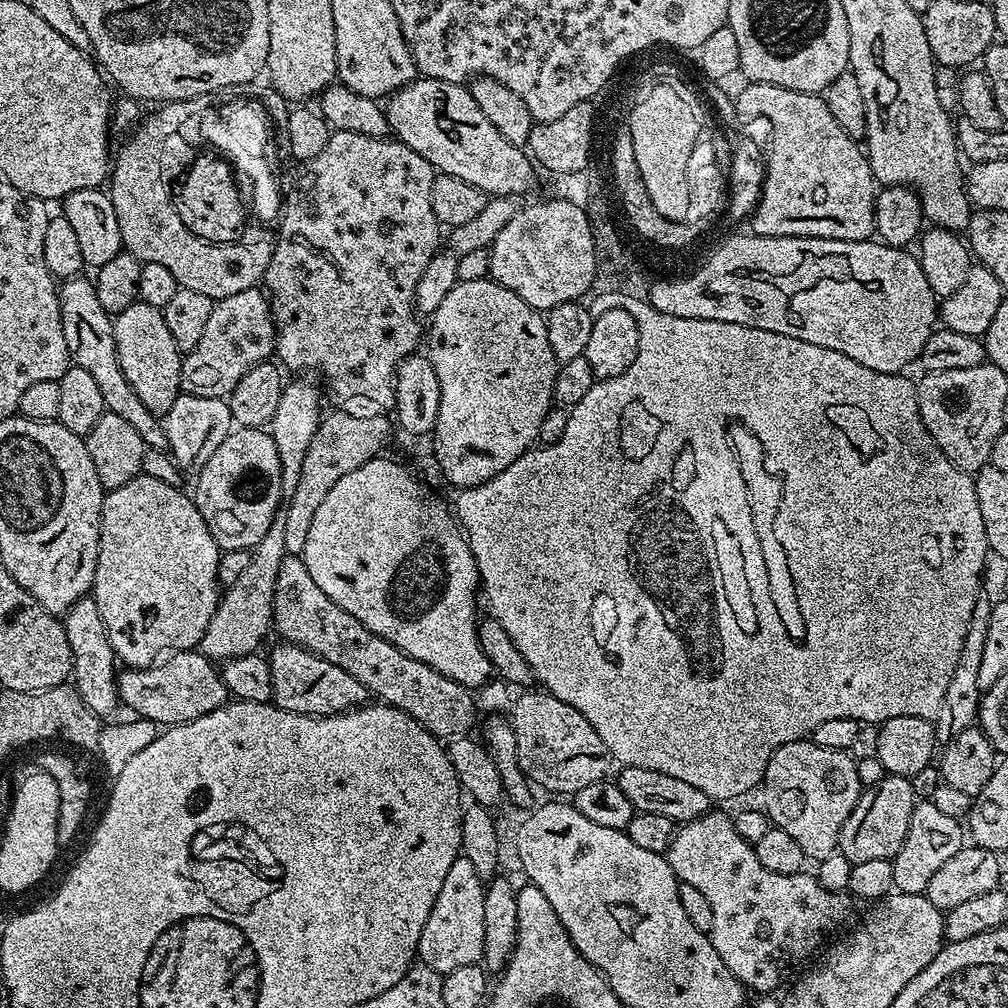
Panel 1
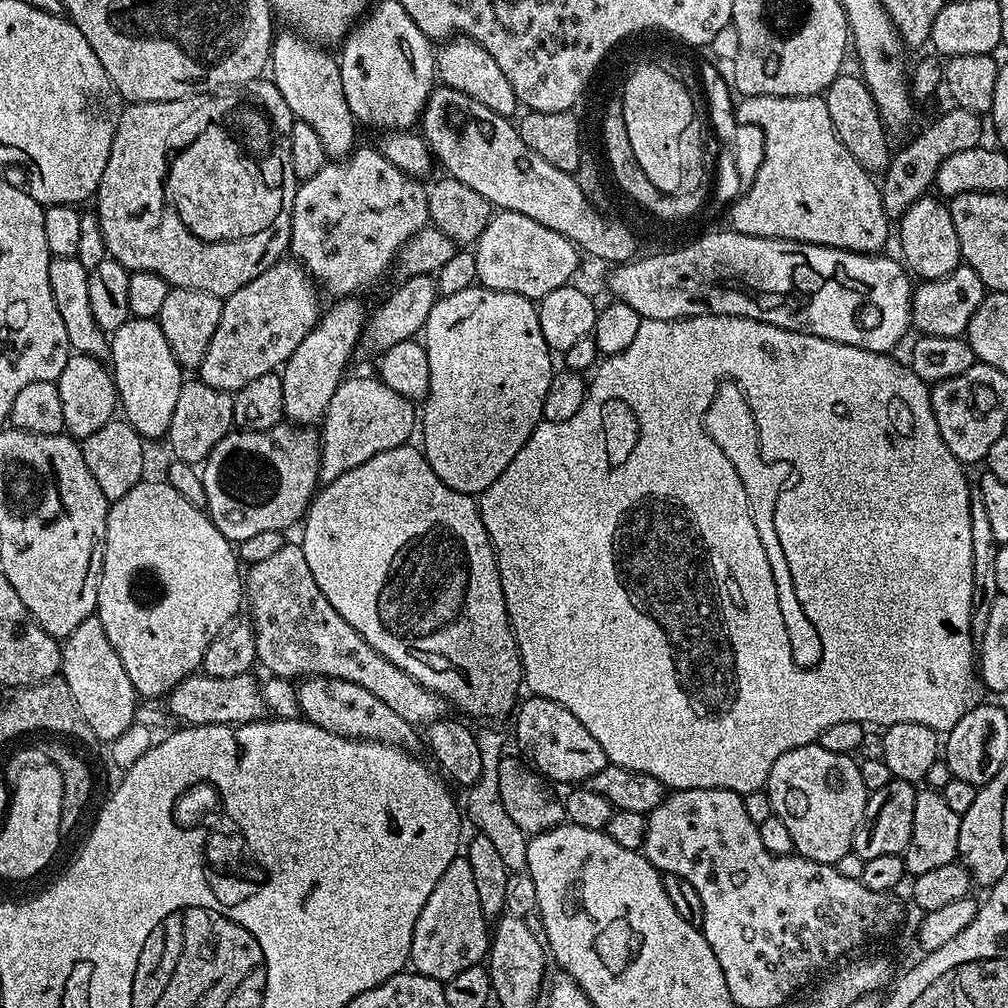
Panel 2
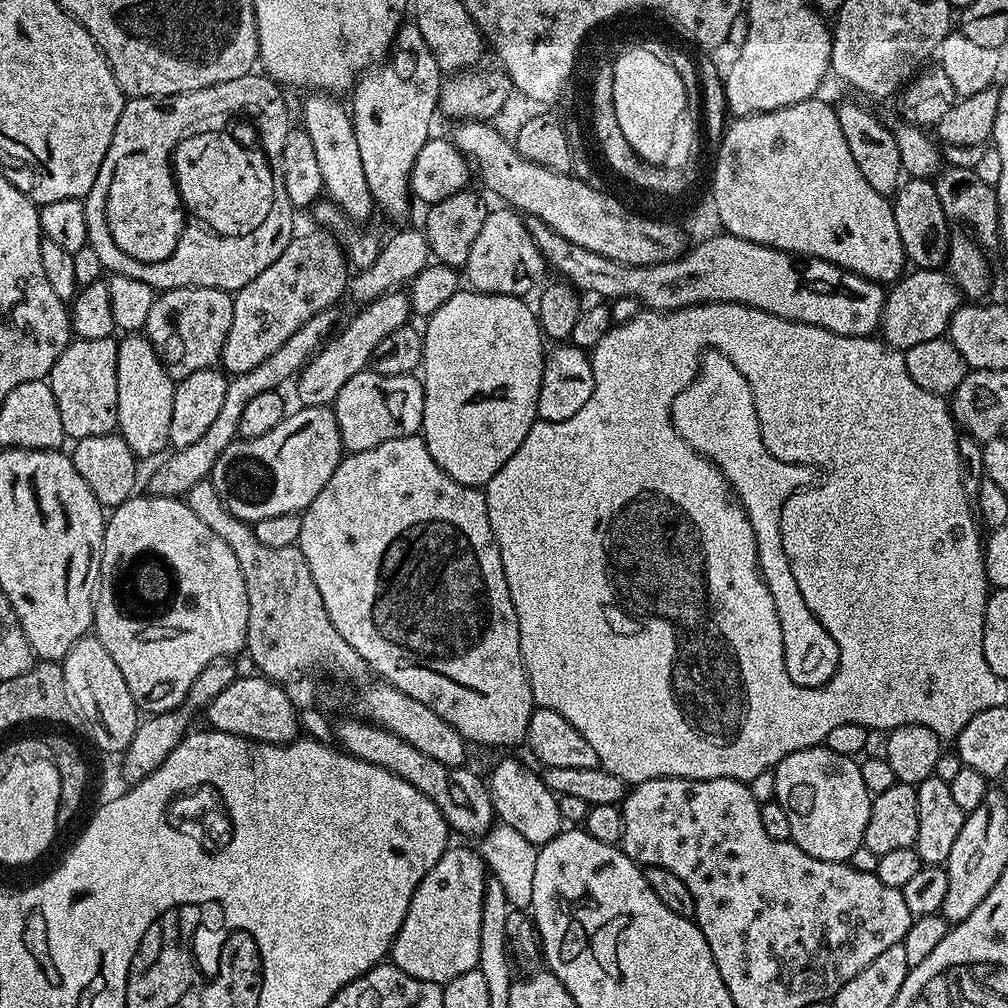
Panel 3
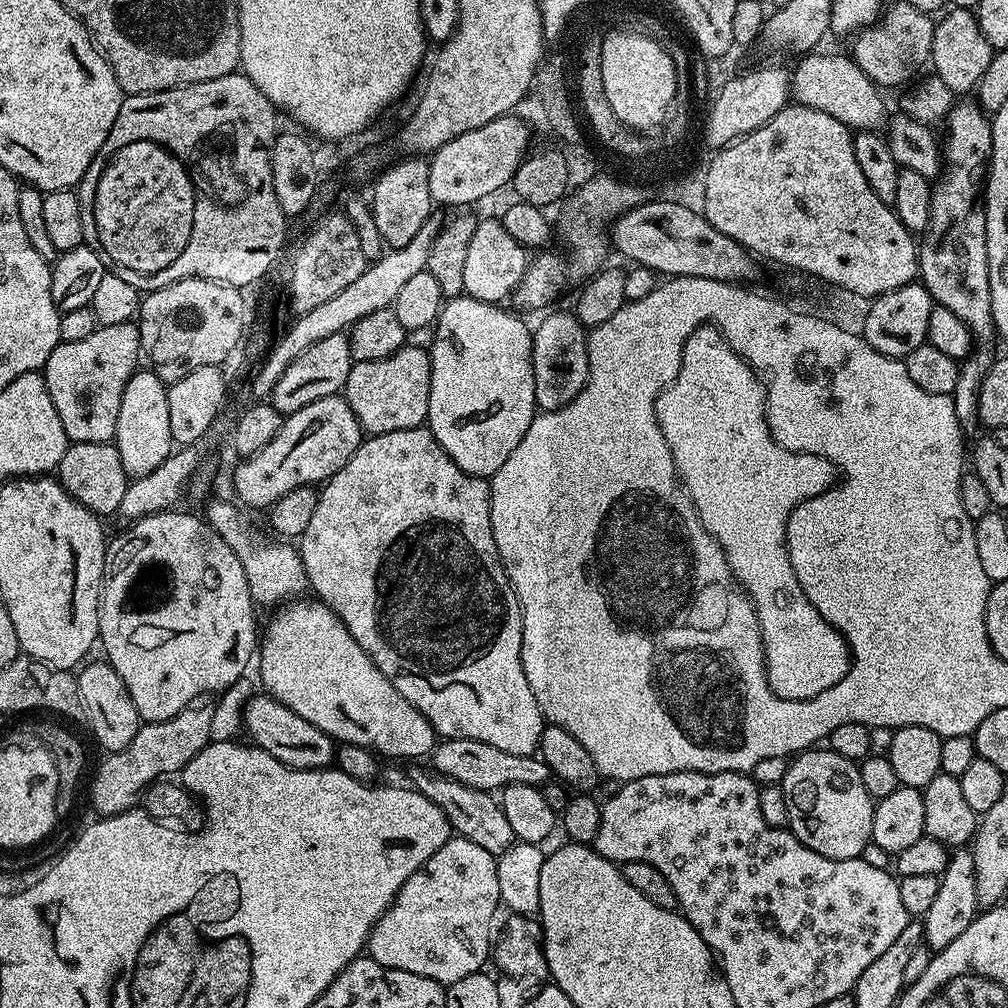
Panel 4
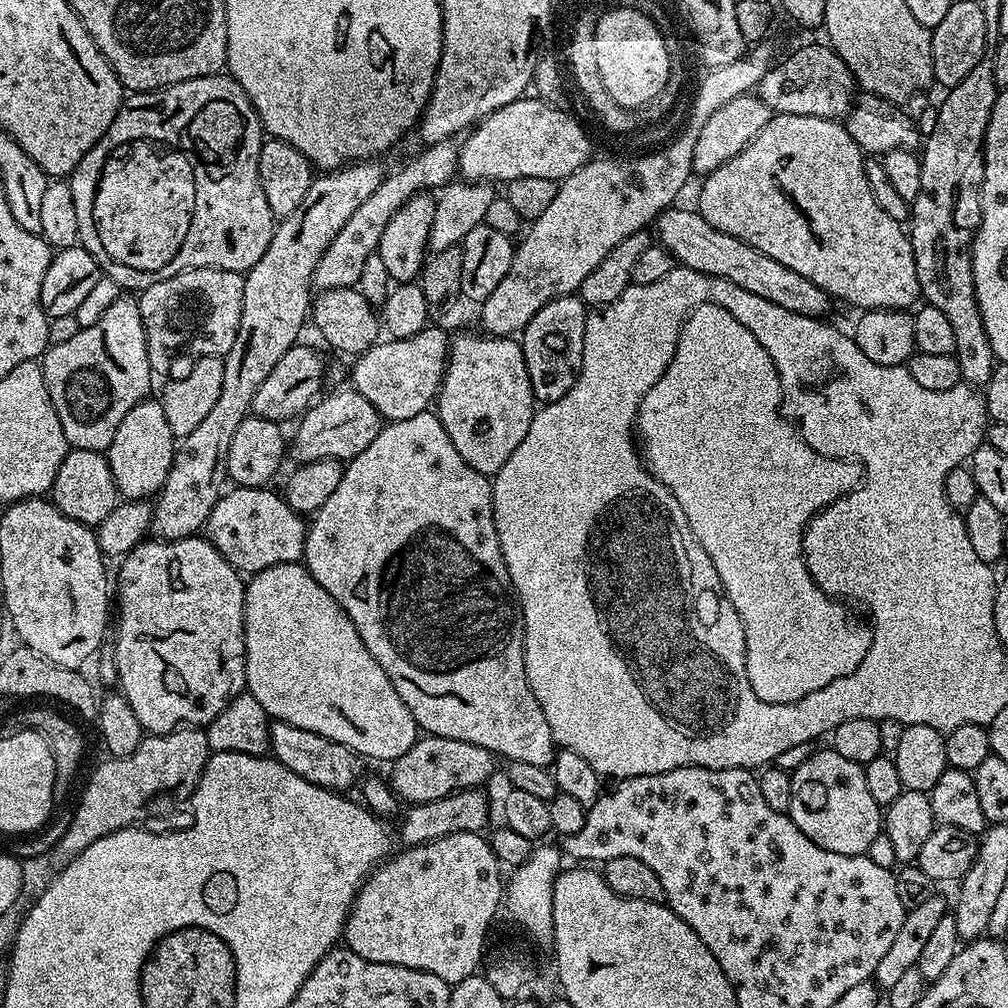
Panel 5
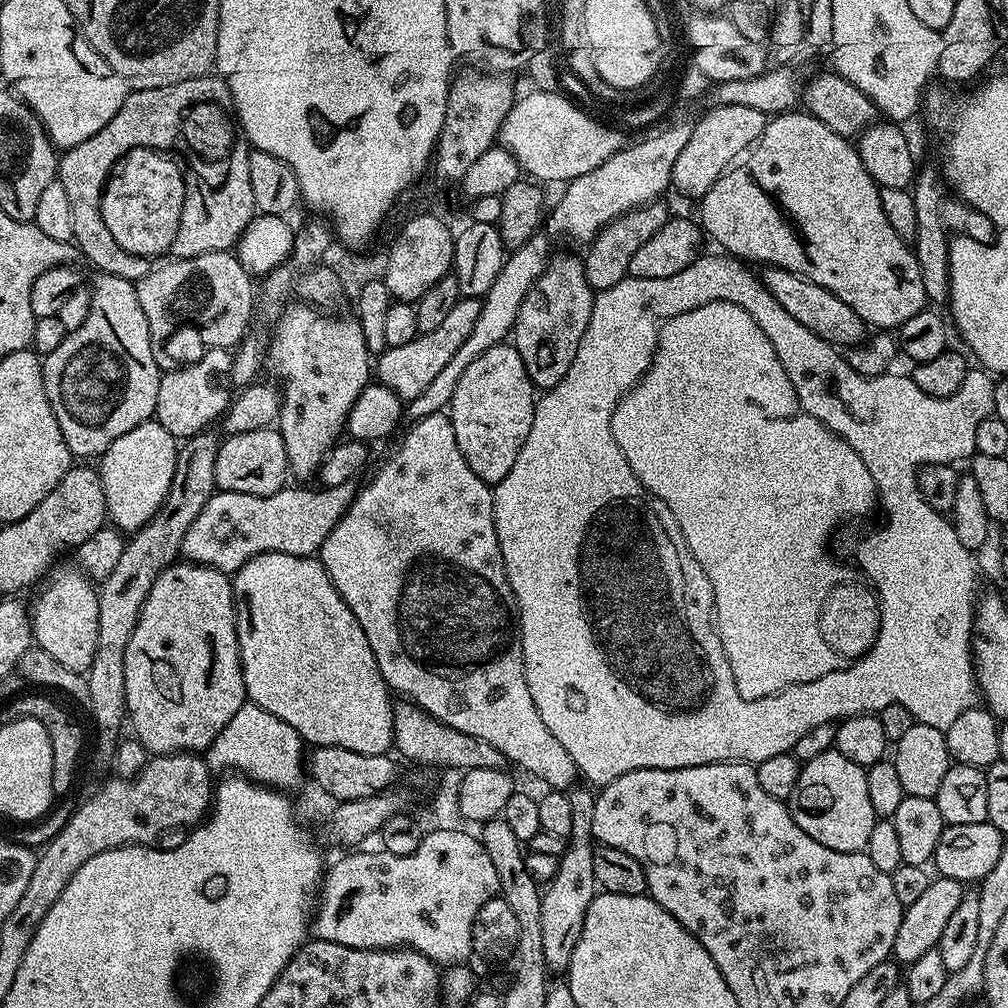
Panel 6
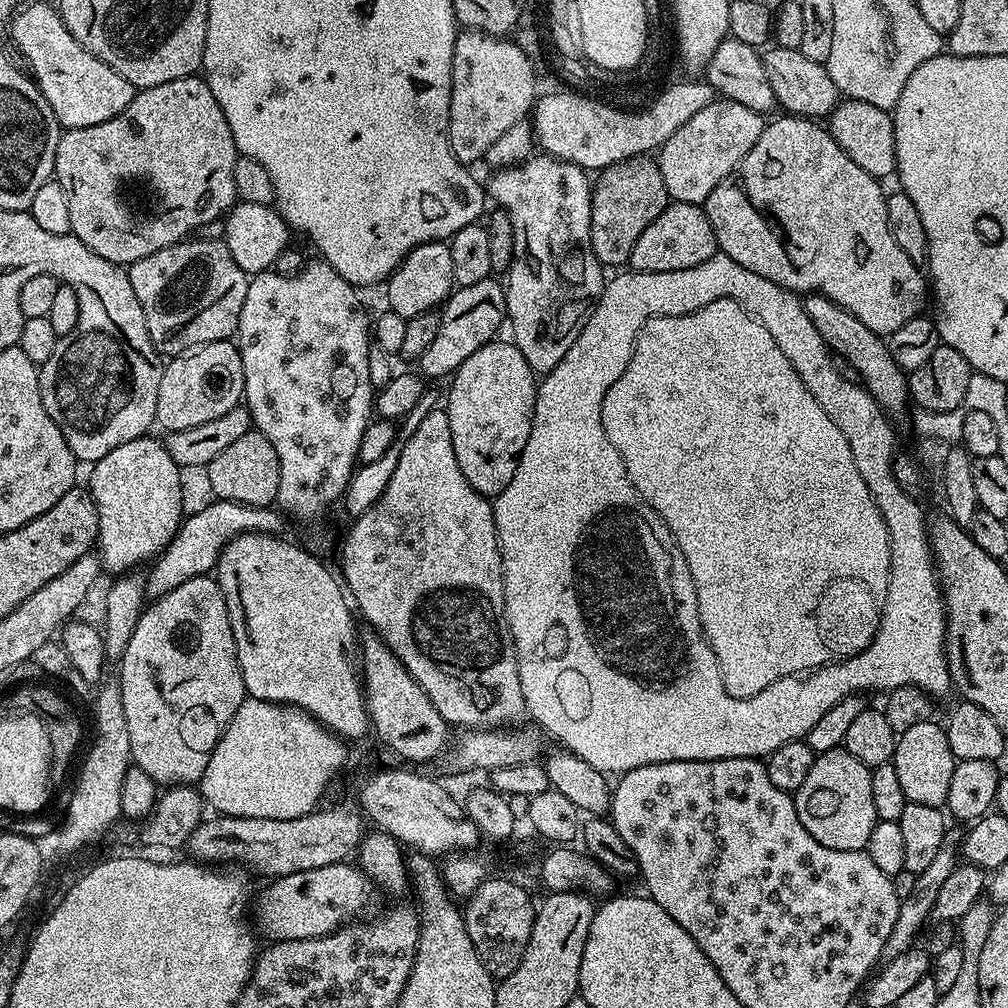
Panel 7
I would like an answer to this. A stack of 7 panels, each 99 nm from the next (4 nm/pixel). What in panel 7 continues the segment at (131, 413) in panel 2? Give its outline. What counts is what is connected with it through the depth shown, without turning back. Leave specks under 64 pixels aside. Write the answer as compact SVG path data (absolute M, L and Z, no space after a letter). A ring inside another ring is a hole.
M145 434L136 440L126 442L101 460L91 465L92 477L86 481L94 502L98 506L100 519L100 539L98 541L98 555L101 565L108 568L112 574L123 574L140 564L143 560L155 558L164 551L166 545L176 536L180 528L180 521L186 515L184 509L184 488L180 485L182 469L170 458L163 439L155 440L152 434Z

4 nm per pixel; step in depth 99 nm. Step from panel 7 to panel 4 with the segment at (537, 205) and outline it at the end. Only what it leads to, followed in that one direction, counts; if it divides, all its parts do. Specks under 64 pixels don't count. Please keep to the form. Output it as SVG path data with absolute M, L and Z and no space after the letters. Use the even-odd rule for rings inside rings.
M571 311L551 312L532 332L534 398L540 412L553 412L566 406L588 380L588 337L584 325L576 321Z

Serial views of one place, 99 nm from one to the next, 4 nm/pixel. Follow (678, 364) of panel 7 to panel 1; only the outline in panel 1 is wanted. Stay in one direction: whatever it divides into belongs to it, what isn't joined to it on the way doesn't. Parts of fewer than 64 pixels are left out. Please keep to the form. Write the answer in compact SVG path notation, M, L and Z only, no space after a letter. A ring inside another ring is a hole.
M736 426L731 429L730 443L732 452L742 474L744 488L748 492L748 509L754 522L756 537L762 550L762 562L766 562L766 578L768 579L768 599L771 611L778 614L784 627L784 636L789 641L799 642L804 638L806 622L802 622L802 610L798 610L798 594L794 590L794 578L790 578L790 566L786 562L786 554L782 550L782 542L778 542L776 519L780 505L780 482L777 473L770 467L762 442L750 429Z

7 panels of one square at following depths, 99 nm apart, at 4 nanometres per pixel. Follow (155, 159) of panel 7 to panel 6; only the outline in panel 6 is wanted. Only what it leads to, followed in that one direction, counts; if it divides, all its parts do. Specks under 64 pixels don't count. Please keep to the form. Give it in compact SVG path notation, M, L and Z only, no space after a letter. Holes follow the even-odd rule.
M209 74L190 78L186 82L174 82L174 86L158 86L154 90L132 90L127 93L114 118L98 130L86 142L78 142L78 146L67 149L58 160L58 179L66 186L66 195L70 197L70 210L74 214L74 244L80 252L96 267L97 273L114 274L118 278L126 278L133 282L140 280L152 271L154 264L147 256L139 256L130 250L122 250L120 240L112 240L104 230L98 216L98 200L100 191L109 183L108 175L116 163L127 157L129 150L142 150L144 144L154 146L162 156L172 156L186 152L190 154L190 170L182 184L184 206L178 210L176 222L165 227L170 247L168 252L176 258L194 258L207 252L226 252L235 249L237 240L247 224L256 216L256 210L234 210L226 206L208 206L196 204L196 182L212 182L214 178L214 156L202 156L192 164L192 136L194 122L204 122L214 118L214 128L218 128L218 106L216 98L224 81Z

